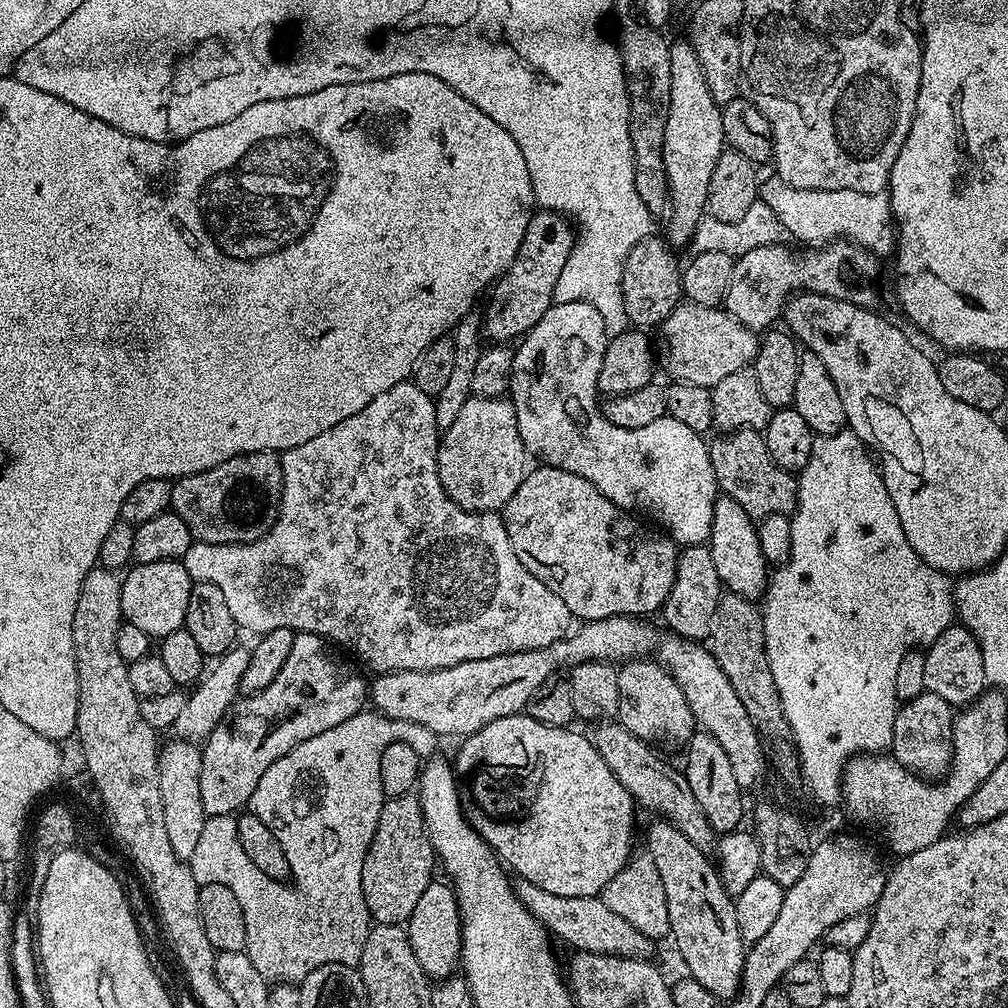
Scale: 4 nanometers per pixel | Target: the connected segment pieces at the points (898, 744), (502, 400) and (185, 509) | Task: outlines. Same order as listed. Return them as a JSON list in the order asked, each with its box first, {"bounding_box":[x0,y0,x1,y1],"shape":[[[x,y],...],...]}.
[{"bounding_box":[890,690,953,778],"shape":[[[925,690],[913,700],[905,700],[896,709],[894,730],[890,745],[891,755],[902,766],[925,778],[947,777],[952,766],[953,705],[947,704],[938,694]]]},{"bounding_box":[438,396,530,513],"shape":[[[504,396],[468,397],[450,427],[443,429],[438,450],[438,478],[446,494],[468,512],[499,513],[514,498],[530,471],[530,454],[518,434],[518,411]]]},{"bounding_box":[171,452,280,544],"shape":[[[247,452],[210,470],[181,476],[172,484],[171,511],[186,522],[193,541],[248,544],[264,535],[280,509],[280,458],[275,452]]]}]

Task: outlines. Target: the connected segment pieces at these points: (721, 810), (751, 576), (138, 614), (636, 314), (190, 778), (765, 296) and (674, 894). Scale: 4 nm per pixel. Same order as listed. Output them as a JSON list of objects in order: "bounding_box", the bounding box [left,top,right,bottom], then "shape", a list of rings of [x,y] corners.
[{"bounding_box":[682,730,745,834],"shape":[[[697,730],[686,741],[688,761],[682,764],[684,777],[690,782],[690,790],[694,790],[694,798],[698,798],[698,806],[702,806],[710,826],[718,834],[734,832],[741,827],[740,819],[744,816],[745,793],[738,786],[738,778],[734,778],[734,766],[730,766],[730,754],[722,750],[718,738],[706,731]]]},{"bounding_box":[707,495,770,602],"shape":[[[717,495],[714,502],[714,522],[710,526],[707,547],[714,558],[721,585],[727,591],[744,596],[753,602],[759,601],[767,593],[770,579],[770,565],[758,546],[757,521],[734,498]]]},{"bounding_box":[121,560,194,638],"shape":[[[163,560],[149,564],[136,564],[123,573],[121,617],[127,623],[146,630],[153,638],[162,638],[174,630],[184,627],[186,602],[190,602],[190,590],[194,581],[186,574],[180,560]]]},{"bounding_box":[622,234,678,330],"shape":[[[653,234],[642,238],[642,242],[630,250],[622,270],[622,302],[626,306],[629,325],[640,330],[652,330],[664,323],[664,317],[674,304],[672,287],[675,289],[678,284],[677,253],[667,239],[660,237],[659,240],[658,236]]]},{"bounding_box":[159,738,205,862],"shape":[[[172,738],[168,745],[159,749],[160,789],[162,790],[162,819],[166,825],[166,834],[170,838],[170,847],[179,860],[188,862],[197,847],[202,833],[205,814],[202,806],[200,775],[202,762],[201,749],[193,741]]]},{"bounding_box":[723,239,880,334],"shape":[[[845,239],[833,240],[823,246],[808,246],[804,252],[795,252],[787,248],[784,242],[758,246],[749,253],[742,254],[734,259],[734,270],[730,274],[730,286],[726,286],[723,309],[729,312],[738,322],[742,322],[751,332],[760,334],[771,329],[775,320],[781,319],[785,304],[790,299],[790,294],[801,290],[816,292],[820,296],[833,296],[835,300],[845,300],[863,308],[872,308],[876,300],[876,280],[880,276],[880,264],[869,249],[860,247],[855,242]]]},{"bounding_box":[646,818,746,1002],"shape":[[[657,818],[648,828],[648,844],[646,850],[654,858],[654,866],[658,866],[658,872],[662,877],[662,886],[666,889],[666,902],[670,910],[670,922],[672,930],[670,933],[671,939],[676,939],[676,948],[680,951],[680,956],[684,959],[684,964],[688,967],[687,975],[691,979],[702,982],[702,986],[706,986],[706,990],[710,990],[710,994],[714,994],[717,1001],[723,1002],[732,999],[740,990],[740,979],[744,973],[744,957],[746,955],[746,941],[742,938],[742,930],[738,926],[738,914],[736,913],[735,899],[726,891],[724,884],[720,881],[720,873],[717,865],[713,863],[709,857],[702,854],[702,850],[698,850],[698,846],[694,846],[694,842],[690,842],[690,838],[686,838],[686,834],[682,834],[682,830],[678,830],[676,824],[663,818]]]}]

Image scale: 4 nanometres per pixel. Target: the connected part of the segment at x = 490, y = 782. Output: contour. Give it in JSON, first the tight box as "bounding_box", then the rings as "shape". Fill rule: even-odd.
{"bounding_box":[454,714,638,898],"shape":[[[527,714],[498,718],[494,722],[482,726],[482,730],[463,737],[461,744],[464,745],[457,750],[456,760],[454,759],[454,771],[457,777],[464,779],[465,776],[466,779],[472,780],[472,800],[480,807],[469,807],[467,809],[466,815],[472,827],[492,847],[492,851],[500,857],[501,861],[513,873],[515,873],[514,871],[517,872],[515,875],[519,879],[530,882],[542,890],[550,890],[550,894],[562,894],[562,898],[600,896],[605,886],[610,882],[610,878],[614,878],[614,874],[618,874],[620,870],[626,867],[628,861],[634,855],[632,827],[636,824],[636,807],[638,807],[638,804],[632,793],[629,792],[627,783],[623,779],[620,781],[616,777],[619,776],[617,769],[612,767],[609,757],[602,755],[599,747],[593,741],[591,744],[582,733],[572,731],[571,727],[555,728],[554,726],[546,726],[542,722],[530,718]]]}

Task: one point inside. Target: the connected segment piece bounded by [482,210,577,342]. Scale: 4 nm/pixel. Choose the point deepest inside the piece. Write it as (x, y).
(523, 294)

